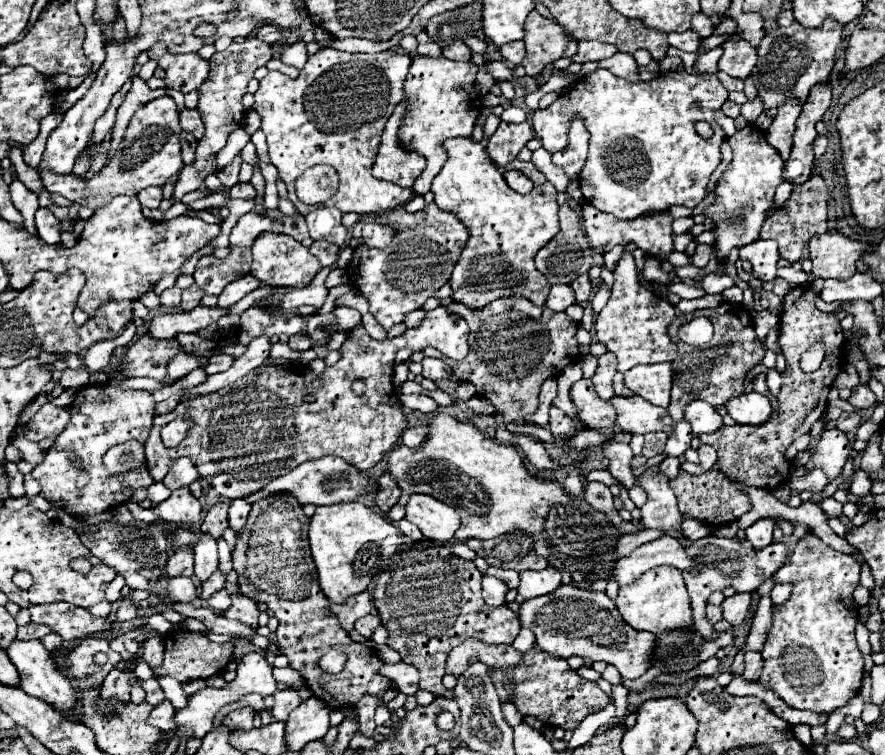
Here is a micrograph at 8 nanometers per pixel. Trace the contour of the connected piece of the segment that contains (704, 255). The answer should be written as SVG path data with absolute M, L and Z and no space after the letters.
M698 244L696 252L692 256L692 264L698 266L698 268L702 268L702 266L708 264L708 260L710 260L710 246L708 244Z

